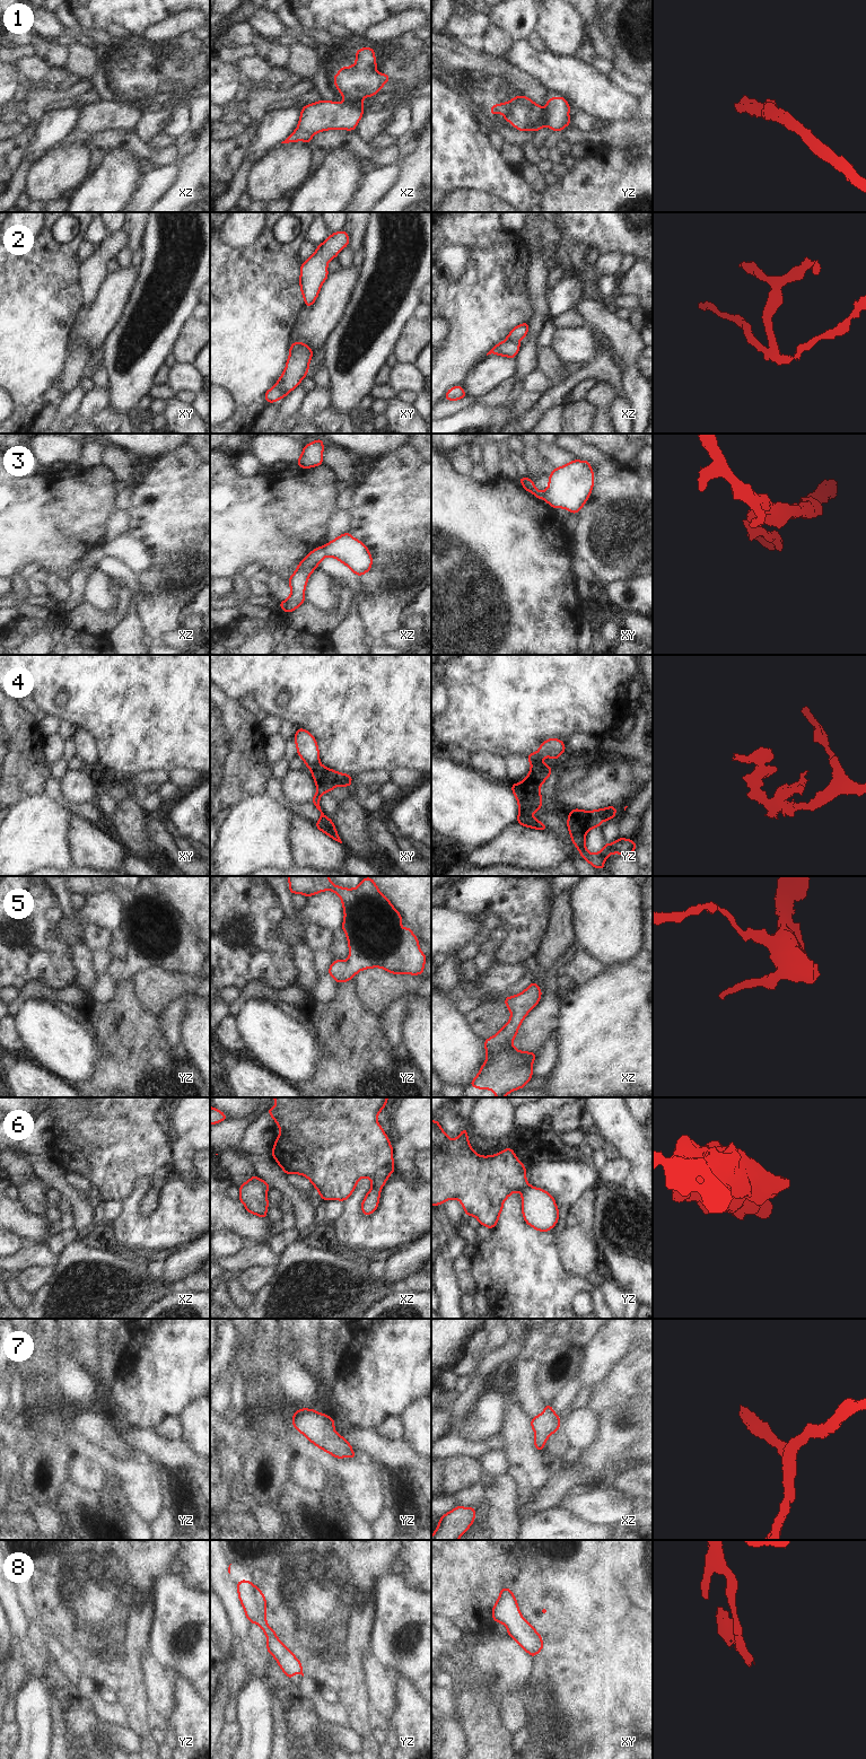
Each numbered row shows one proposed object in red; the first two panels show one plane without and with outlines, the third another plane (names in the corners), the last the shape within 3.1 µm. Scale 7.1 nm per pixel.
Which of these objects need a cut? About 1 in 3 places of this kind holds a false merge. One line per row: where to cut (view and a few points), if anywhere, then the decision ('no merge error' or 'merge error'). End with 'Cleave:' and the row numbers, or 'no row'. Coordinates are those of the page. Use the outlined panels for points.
1: cut in xz along (347, 102), (361, 110); merge error
2: cut in xz along (505, 340), (517, 342); merge error
3: no cut; no merge error
4: cut in xy along (318, 761), (309, 768); merge error
5: no cut; no merge error
6: no cut; no merge error
7: no cut; no merge error
8: cut in xy along (531, 1626), (535, 1644), (540, 1650); merge error
Cleave: 1, 2, 4, 8

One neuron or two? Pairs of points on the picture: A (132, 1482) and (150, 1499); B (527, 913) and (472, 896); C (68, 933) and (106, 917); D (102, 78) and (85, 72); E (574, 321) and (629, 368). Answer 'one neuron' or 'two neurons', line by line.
A: one neuron
B: one neuron
C: one neuron
D: two neurons
E: two neurons

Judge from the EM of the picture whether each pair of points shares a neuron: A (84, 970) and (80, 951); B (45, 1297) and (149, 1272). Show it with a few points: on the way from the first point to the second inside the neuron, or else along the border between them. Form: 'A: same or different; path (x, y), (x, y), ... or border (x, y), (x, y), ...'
A: same; path (84, 965), (80, 955)
B: same; path (71, 1295), (81, 1294), (96, 1279), (123, 1279)

